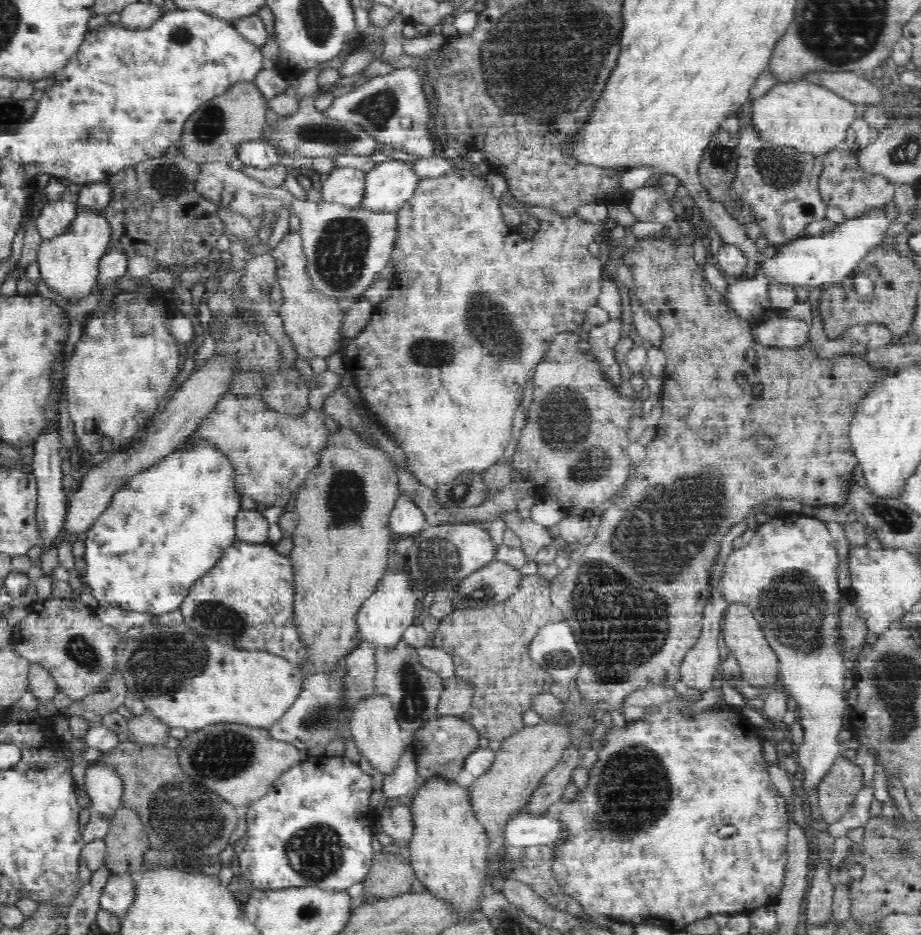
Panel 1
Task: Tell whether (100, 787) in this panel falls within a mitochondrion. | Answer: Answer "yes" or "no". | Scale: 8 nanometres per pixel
no

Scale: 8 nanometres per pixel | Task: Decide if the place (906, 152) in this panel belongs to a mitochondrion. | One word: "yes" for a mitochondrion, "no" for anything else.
yes

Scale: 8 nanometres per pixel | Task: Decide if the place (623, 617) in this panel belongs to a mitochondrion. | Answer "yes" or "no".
yes

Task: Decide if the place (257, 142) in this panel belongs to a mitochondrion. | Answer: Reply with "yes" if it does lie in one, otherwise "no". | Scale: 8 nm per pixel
no

